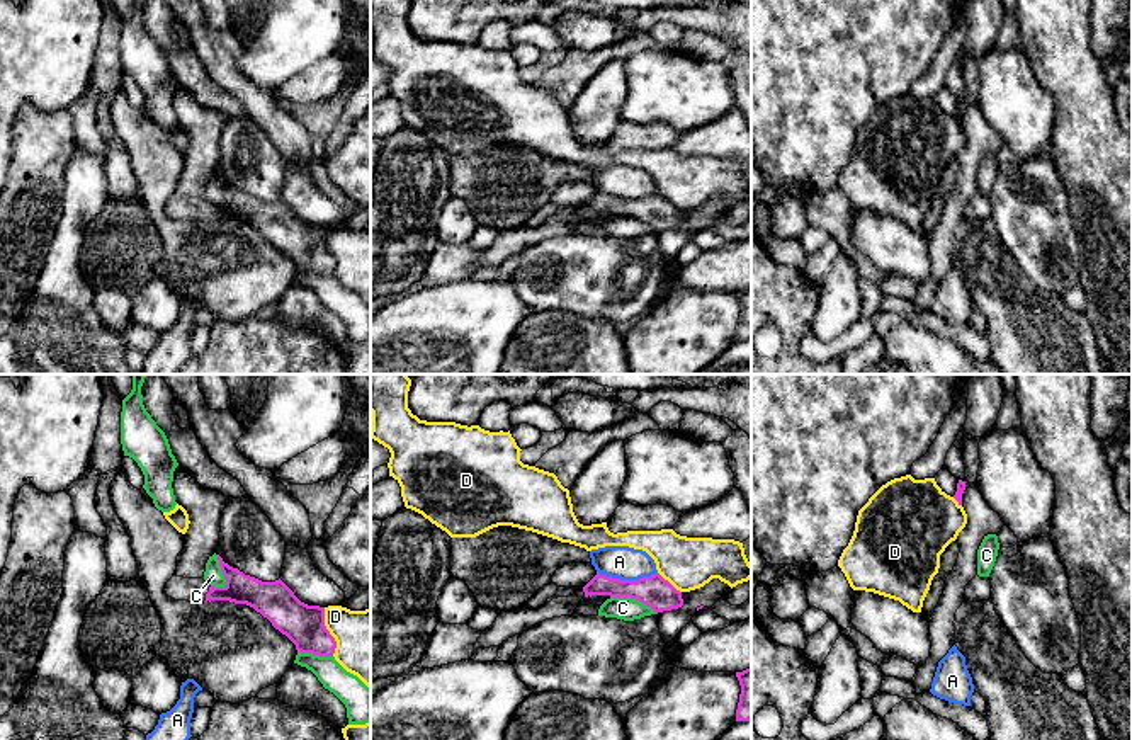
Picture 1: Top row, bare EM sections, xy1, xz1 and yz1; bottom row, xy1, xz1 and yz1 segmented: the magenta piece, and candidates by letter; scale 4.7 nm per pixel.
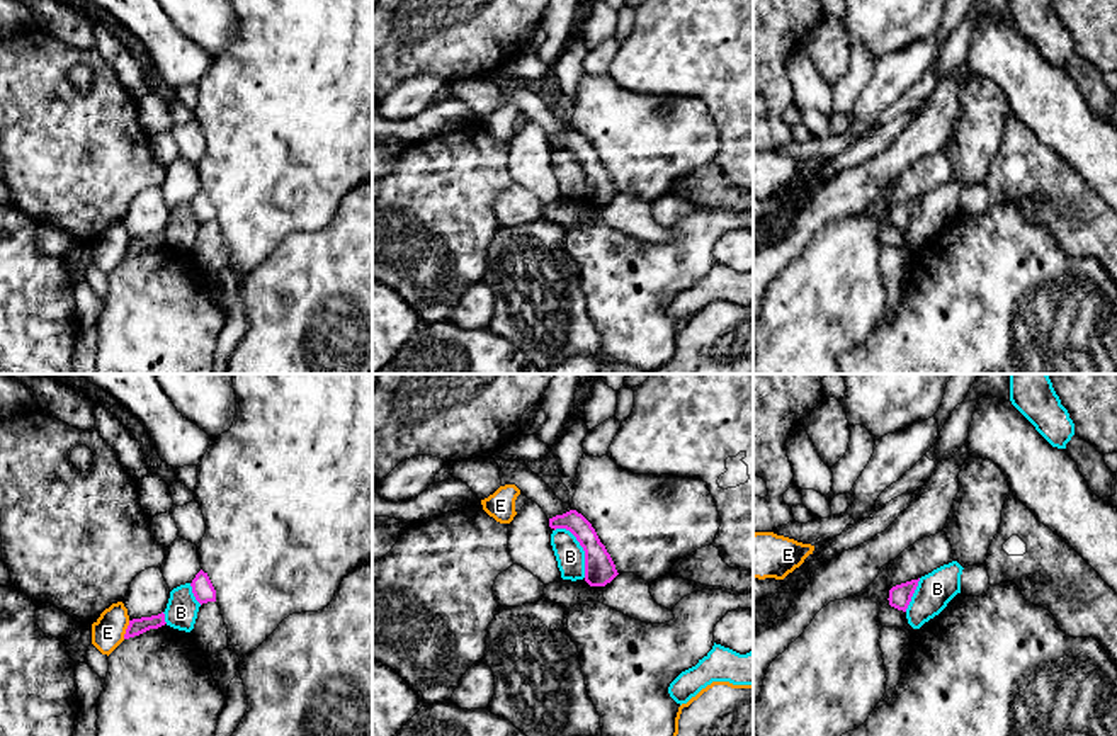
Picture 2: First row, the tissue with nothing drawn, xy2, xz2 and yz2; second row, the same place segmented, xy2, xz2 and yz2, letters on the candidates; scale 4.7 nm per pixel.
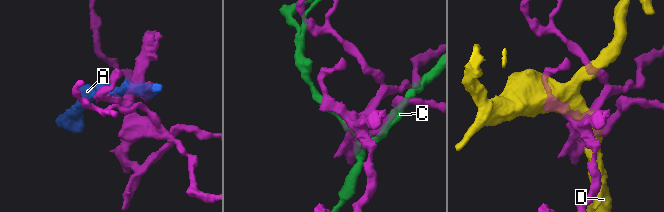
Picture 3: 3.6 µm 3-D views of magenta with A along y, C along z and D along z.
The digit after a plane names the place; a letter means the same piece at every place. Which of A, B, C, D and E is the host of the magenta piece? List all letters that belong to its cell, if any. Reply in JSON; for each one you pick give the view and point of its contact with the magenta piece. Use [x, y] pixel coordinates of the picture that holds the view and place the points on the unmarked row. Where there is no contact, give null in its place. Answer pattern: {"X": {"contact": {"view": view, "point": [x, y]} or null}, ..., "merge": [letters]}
{"merge": []}

